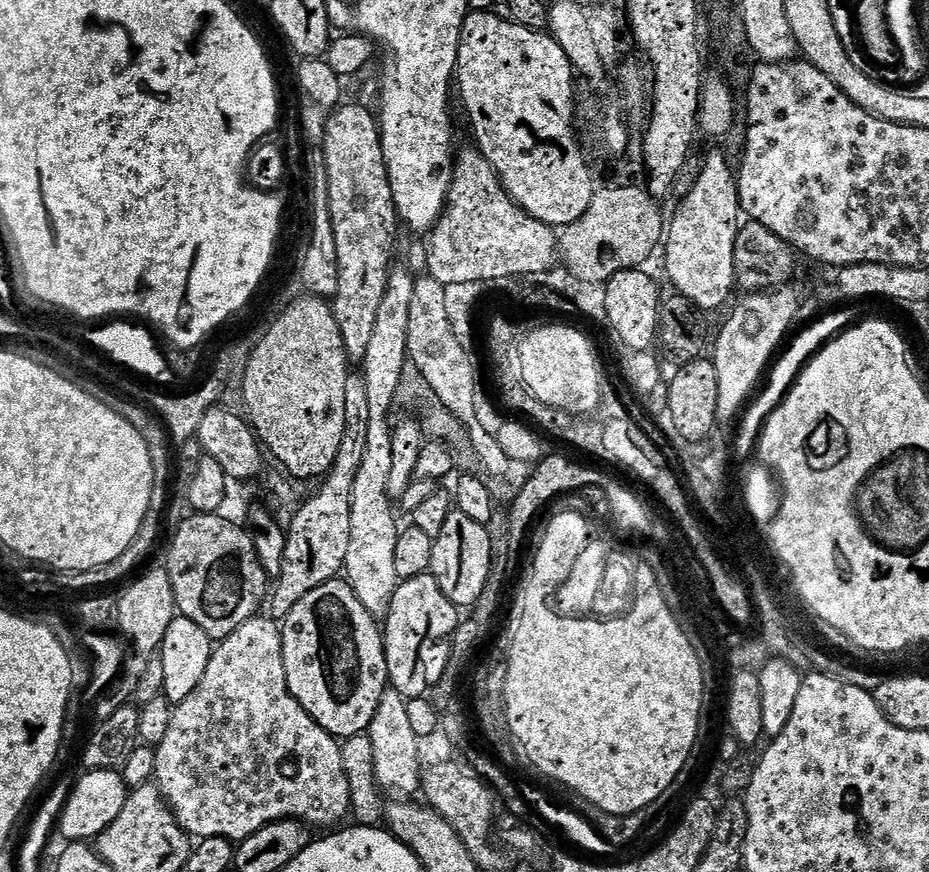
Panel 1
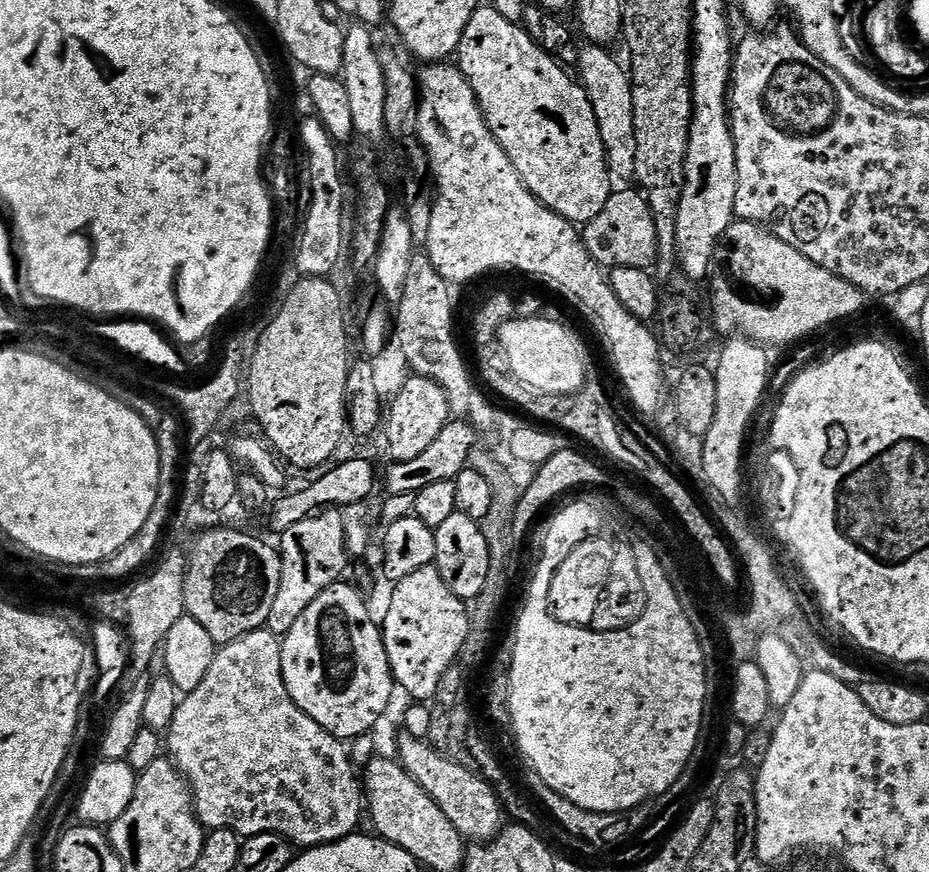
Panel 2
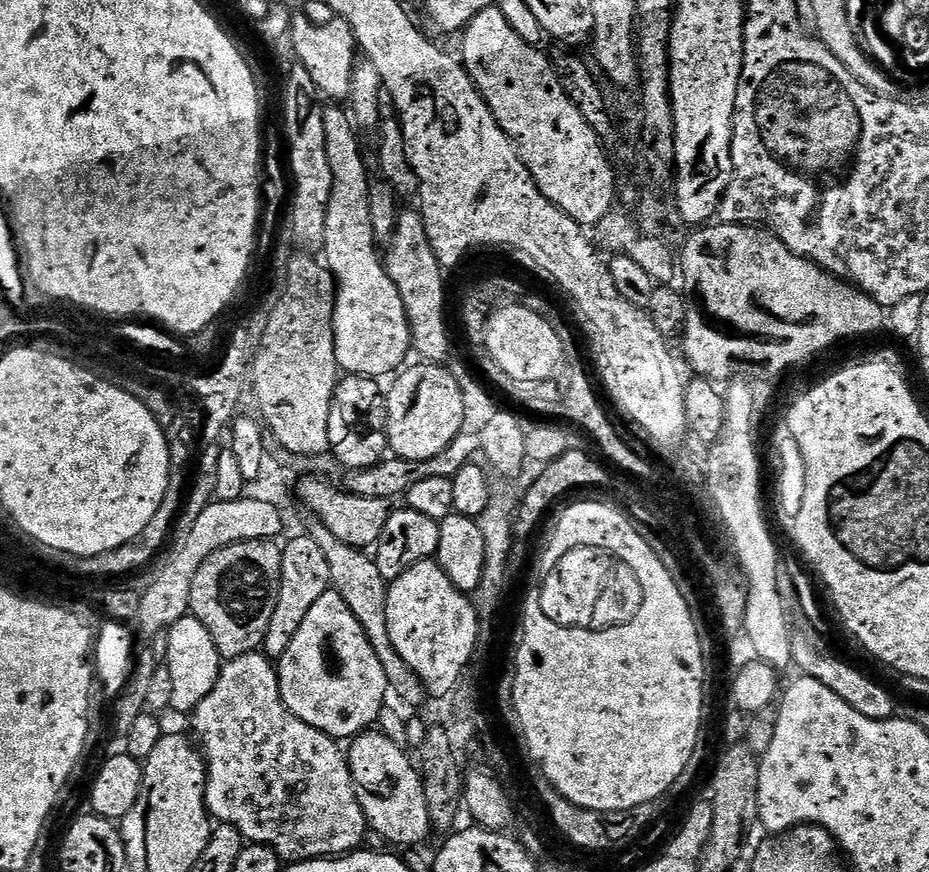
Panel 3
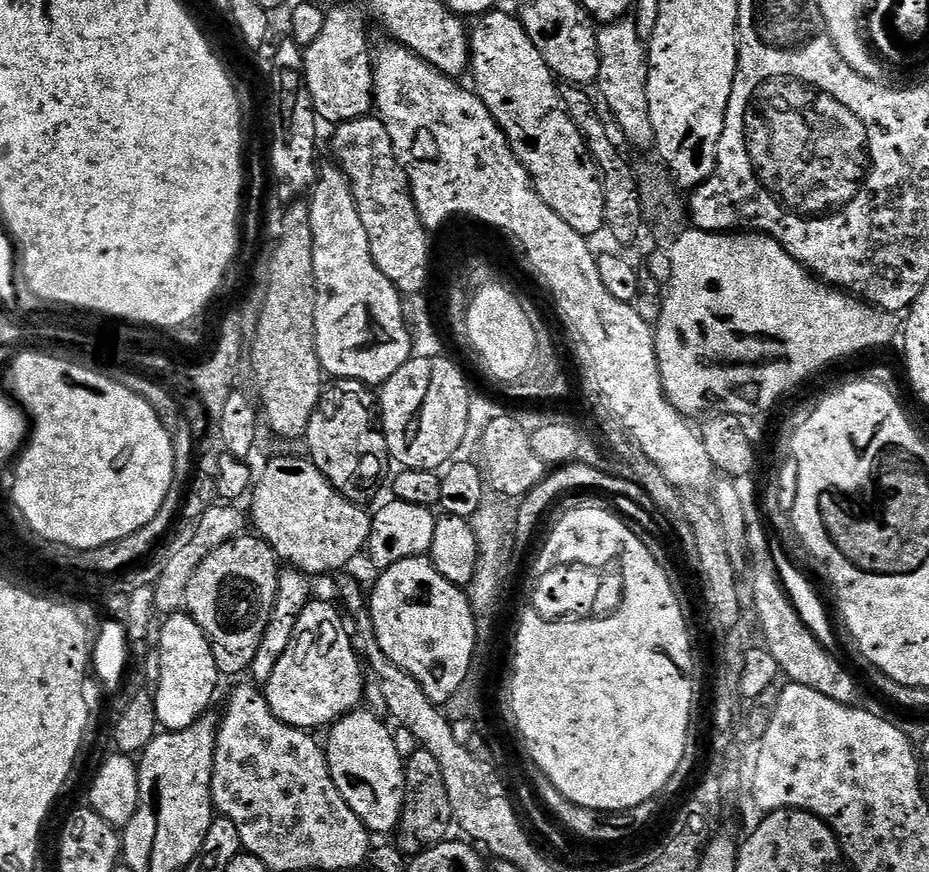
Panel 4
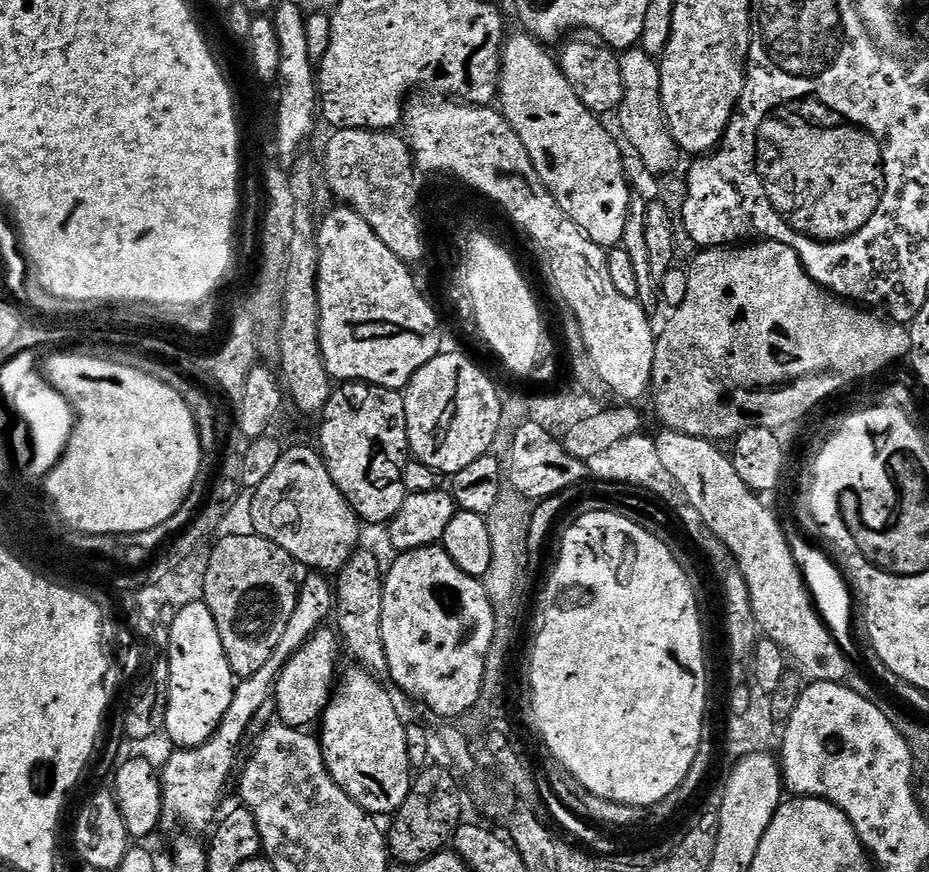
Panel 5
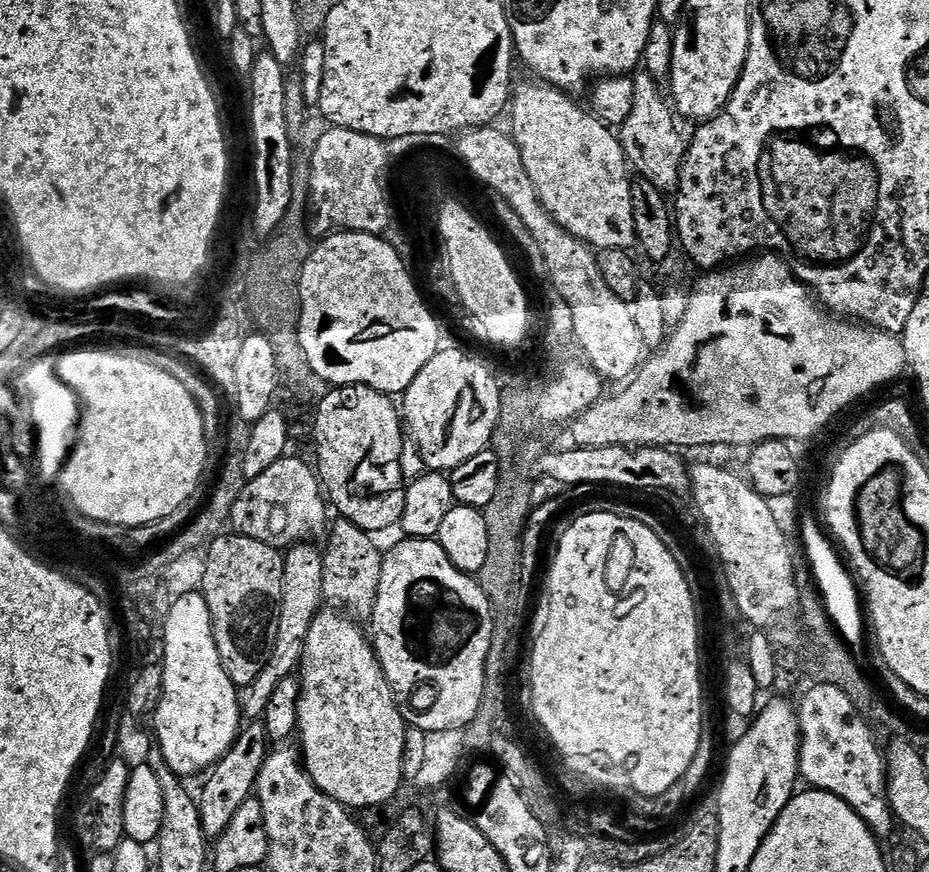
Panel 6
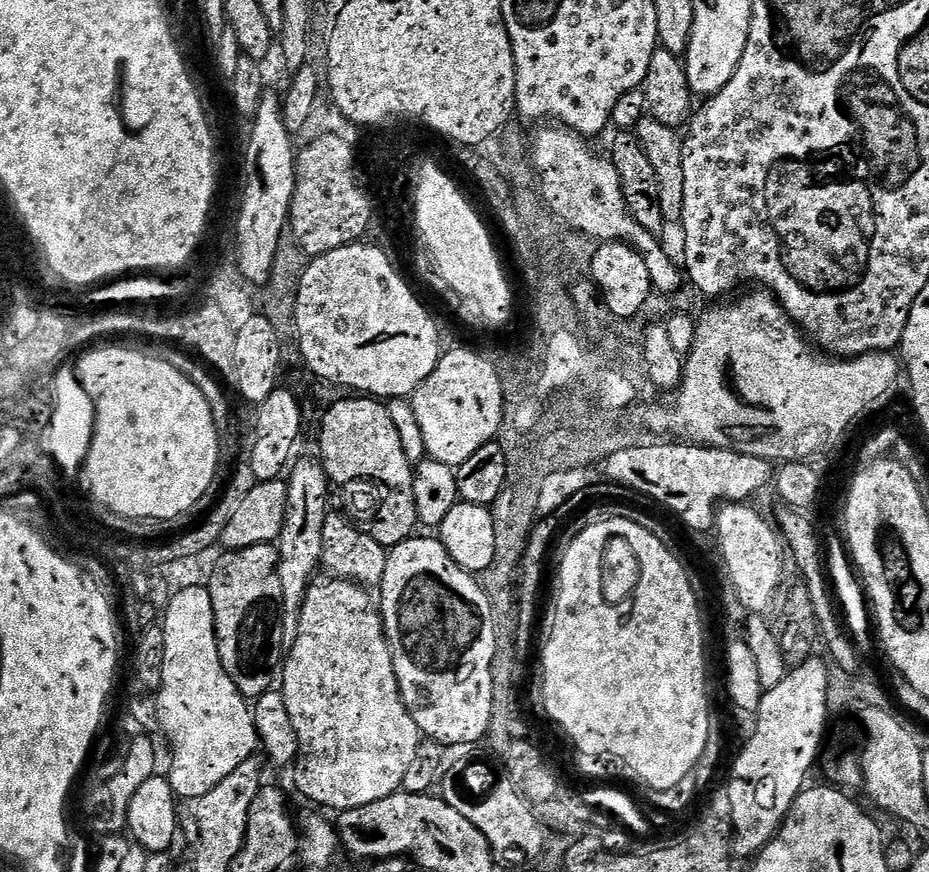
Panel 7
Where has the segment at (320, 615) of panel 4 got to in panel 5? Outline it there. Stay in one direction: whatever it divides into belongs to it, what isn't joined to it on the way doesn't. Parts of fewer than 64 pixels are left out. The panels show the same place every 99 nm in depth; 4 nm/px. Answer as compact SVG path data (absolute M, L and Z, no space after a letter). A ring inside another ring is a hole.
M317 630L309 635L304 645L297 652L292 653L284 669L280 671L280 677L276 680L275 715L279 723L288 724L291 728L304 730L309 727L307 724L315 725L323 715L324 707L332 699L334 685L338 680L338 671L336 672L338 636L335 631L324 631Z

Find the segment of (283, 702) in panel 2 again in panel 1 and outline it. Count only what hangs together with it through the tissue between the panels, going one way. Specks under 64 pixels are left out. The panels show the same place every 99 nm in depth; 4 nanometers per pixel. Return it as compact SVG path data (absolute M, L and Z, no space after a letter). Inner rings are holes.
M256 614L252 619L242 622L224 640L219 641L213 647L212 657L206 666L206 674L202 674L202 682L198 682L196 692L172 708L170 730L167 731L166 738L160 744L155 745L157 756L155 783L168 801L172 812L175 813L180 827L188 833L189 837L210 839L221 836L224 839L239 842L245 840L250 834L262 830L262 826L273 824L279 820L303 820L313 829L332 830L343 825L349 819L352 811L351 790L343 765L343 750L337 737L332 736L322 726L318 726L318 722L314 722L314 718L310 718L310 714L306 714L306 710L296 701L294 694L290 694L286 682L286 662L282 658L280 630L281 625L277 621L267 615Z

